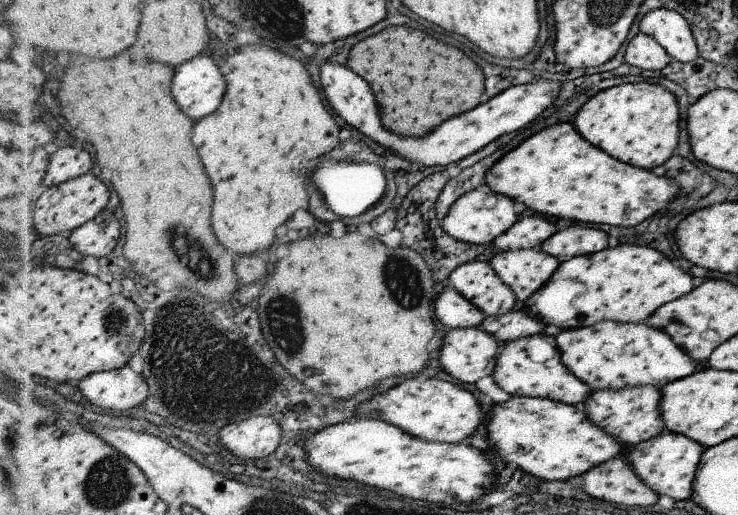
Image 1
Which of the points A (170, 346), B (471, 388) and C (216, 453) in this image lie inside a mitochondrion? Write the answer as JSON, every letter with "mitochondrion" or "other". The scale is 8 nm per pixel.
{"A":"mitochondrion","B":"other","C":"other"}

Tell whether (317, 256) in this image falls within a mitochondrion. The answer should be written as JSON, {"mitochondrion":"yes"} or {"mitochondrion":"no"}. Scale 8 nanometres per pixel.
{"mitochondrion":"no"}

